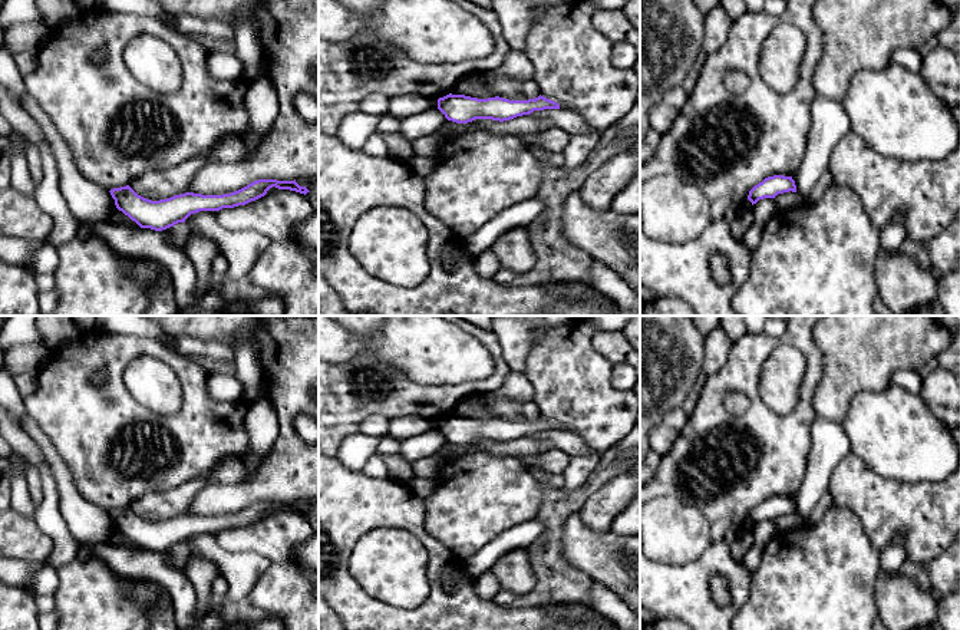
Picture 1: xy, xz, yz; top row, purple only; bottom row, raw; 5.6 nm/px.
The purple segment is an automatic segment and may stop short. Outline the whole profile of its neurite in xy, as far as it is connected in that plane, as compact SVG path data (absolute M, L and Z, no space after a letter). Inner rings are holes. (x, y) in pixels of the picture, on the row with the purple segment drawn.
M258 179L247 187L222 195L202 195L185 192L166 199L151 201L138 195L129 185L110 189L119 211L135 221L141 228L162 231L174 227L199 211L220 211L255 201L267 194L270 188L290 189L300 194L310 192L294 181Z

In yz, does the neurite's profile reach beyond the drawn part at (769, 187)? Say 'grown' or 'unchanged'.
unchanged

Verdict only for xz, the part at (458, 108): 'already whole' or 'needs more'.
already whole

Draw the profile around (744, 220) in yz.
M742 207L730 222L730 234L738 243L740 243L752 224L752 208Z

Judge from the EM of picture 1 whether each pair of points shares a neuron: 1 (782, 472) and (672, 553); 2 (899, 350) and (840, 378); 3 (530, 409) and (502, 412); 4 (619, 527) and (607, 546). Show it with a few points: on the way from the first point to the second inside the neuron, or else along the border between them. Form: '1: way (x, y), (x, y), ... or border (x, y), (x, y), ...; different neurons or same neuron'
1: border (685, 502), (709, 525), (709, 544), (699, 557); different neurons
2: way (884, 350), (867, 350), (854, 363); same neuron
3: way (523, 411), (510, 411); same neuron
4: border (610, 531), (624, 537); different neurons

